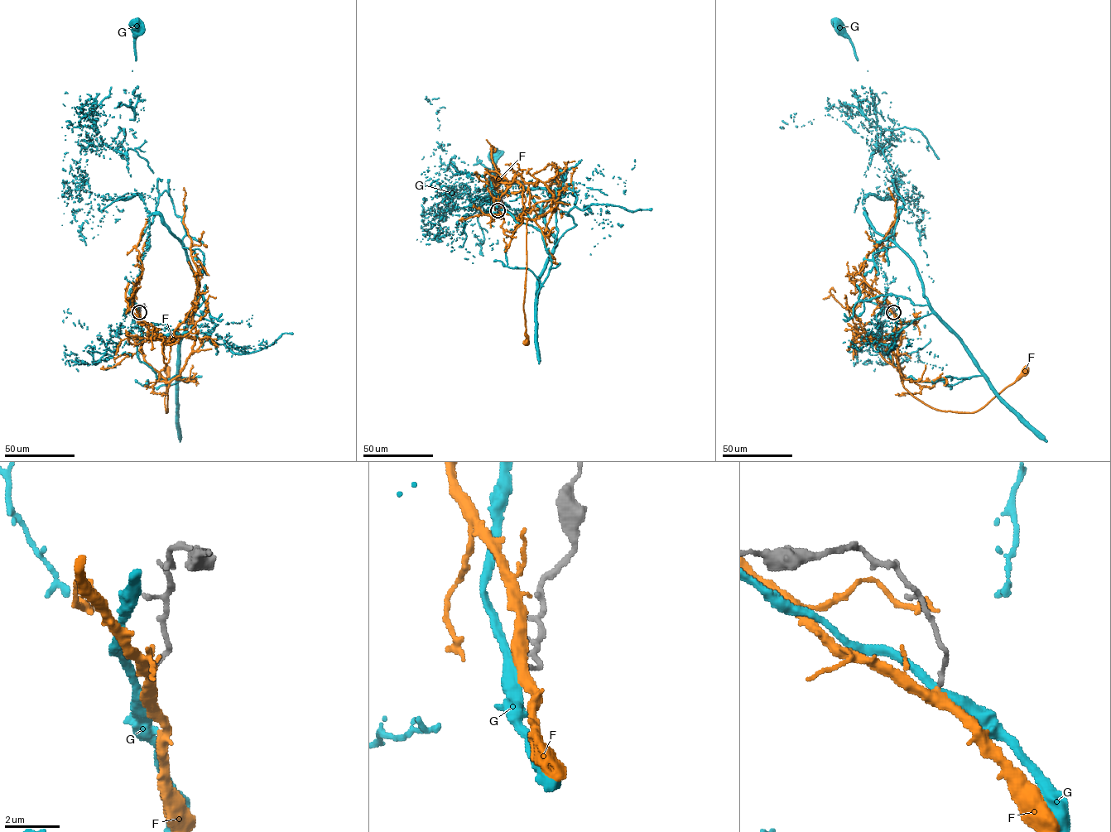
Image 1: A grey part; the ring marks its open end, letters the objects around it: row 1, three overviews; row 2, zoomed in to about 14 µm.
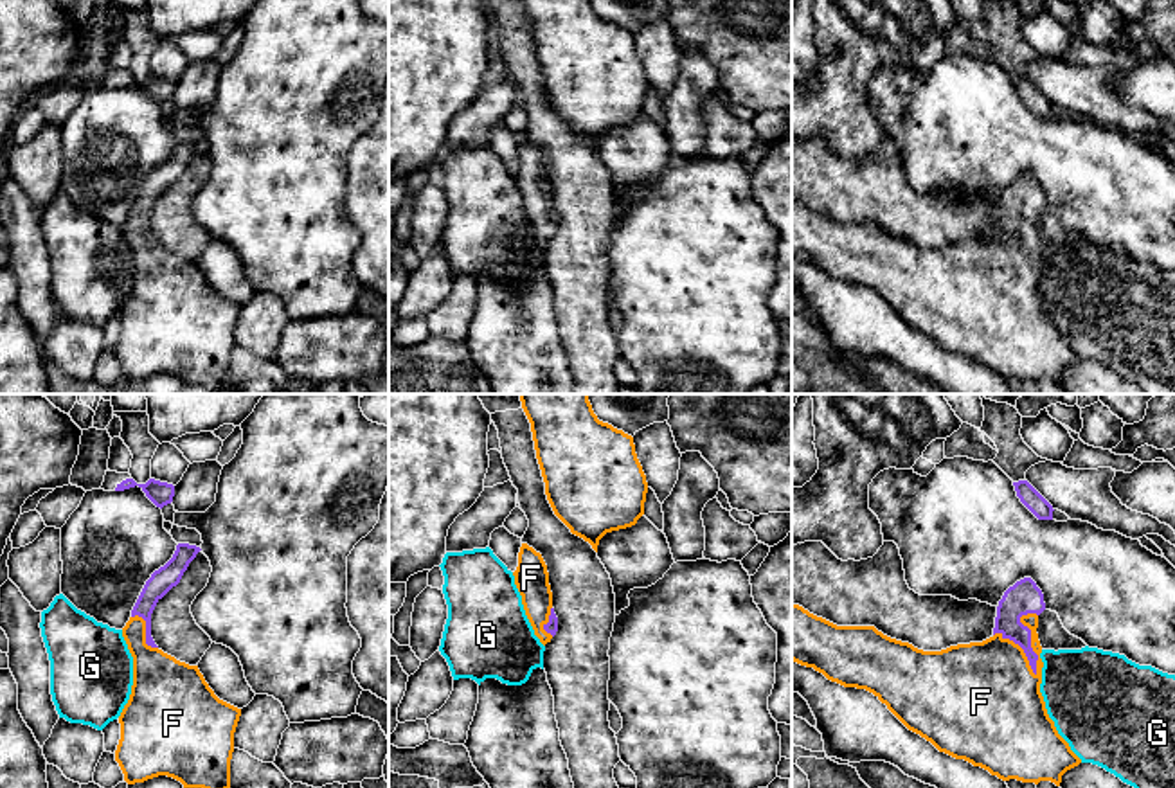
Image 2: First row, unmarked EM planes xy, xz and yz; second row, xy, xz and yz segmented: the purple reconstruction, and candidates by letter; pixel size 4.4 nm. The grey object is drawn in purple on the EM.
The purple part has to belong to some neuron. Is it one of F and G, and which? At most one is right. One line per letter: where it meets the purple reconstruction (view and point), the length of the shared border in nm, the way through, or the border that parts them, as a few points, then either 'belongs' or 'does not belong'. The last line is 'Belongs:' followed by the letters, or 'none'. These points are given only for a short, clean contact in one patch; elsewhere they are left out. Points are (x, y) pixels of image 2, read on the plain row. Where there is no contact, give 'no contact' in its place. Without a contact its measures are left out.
F: contact yz (1030, 240); length 280 nm; way yz (1024, 193), (1021, 231), (1030, 240), (1035, 265), (992, 281); belongs
G: no contact; does not belong
Belongs: F

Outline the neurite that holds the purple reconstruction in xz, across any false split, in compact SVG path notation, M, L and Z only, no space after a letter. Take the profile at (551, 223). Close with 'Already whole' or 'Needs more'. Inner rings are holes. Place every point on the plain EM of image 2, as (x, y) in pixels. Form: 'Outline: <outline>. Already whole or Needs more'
Outline: M522 140L513 173L534 232L545 243L558 228L558 214L552 205L549 169L542 151Z. Needs more

